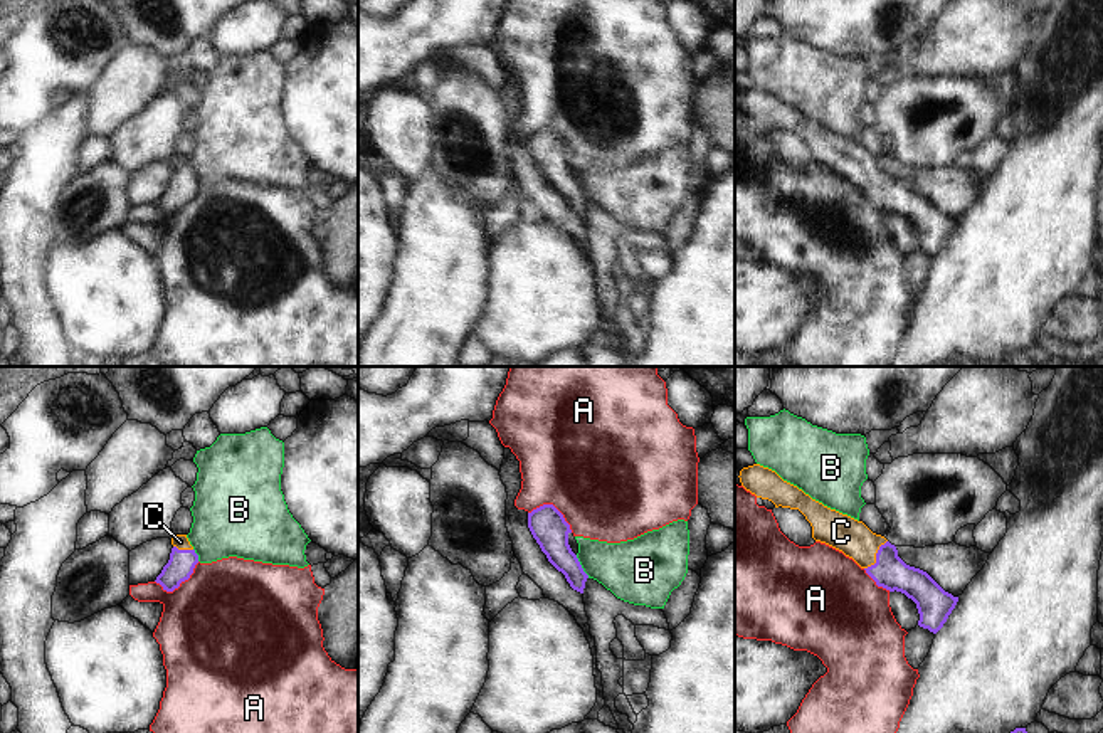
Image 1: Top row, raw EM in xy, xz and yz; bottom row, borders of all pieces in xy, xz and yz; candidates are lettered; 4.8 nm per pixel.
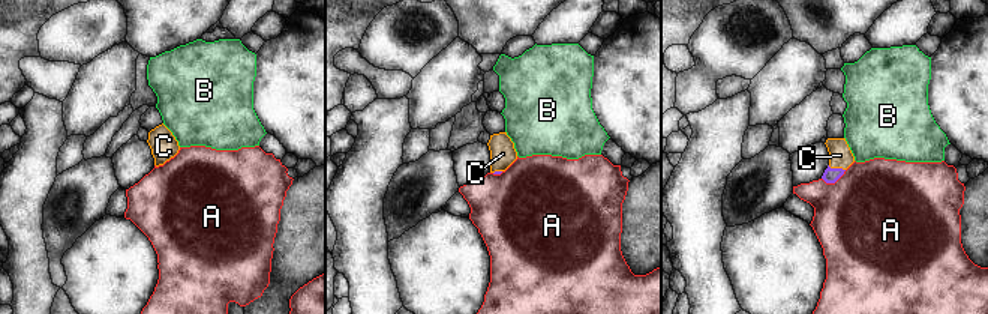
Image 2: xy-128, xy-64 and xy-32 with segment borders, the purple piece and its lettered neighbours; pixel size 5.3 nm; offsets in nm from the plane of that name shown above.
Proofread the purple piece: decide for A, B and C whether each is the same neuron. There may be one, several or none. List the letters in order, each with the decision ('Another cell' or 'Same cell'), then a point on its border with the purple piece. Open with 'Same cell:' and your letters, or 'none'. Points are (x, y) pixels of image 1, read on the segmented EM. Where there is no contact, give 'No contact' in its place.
Same cell: C
A: Another cell. Touches purple at xy (179, 585)
B: Another cell. Touches purple at xz (580, 567)
C: Same cell. Touches purple at yz (876, 557).

